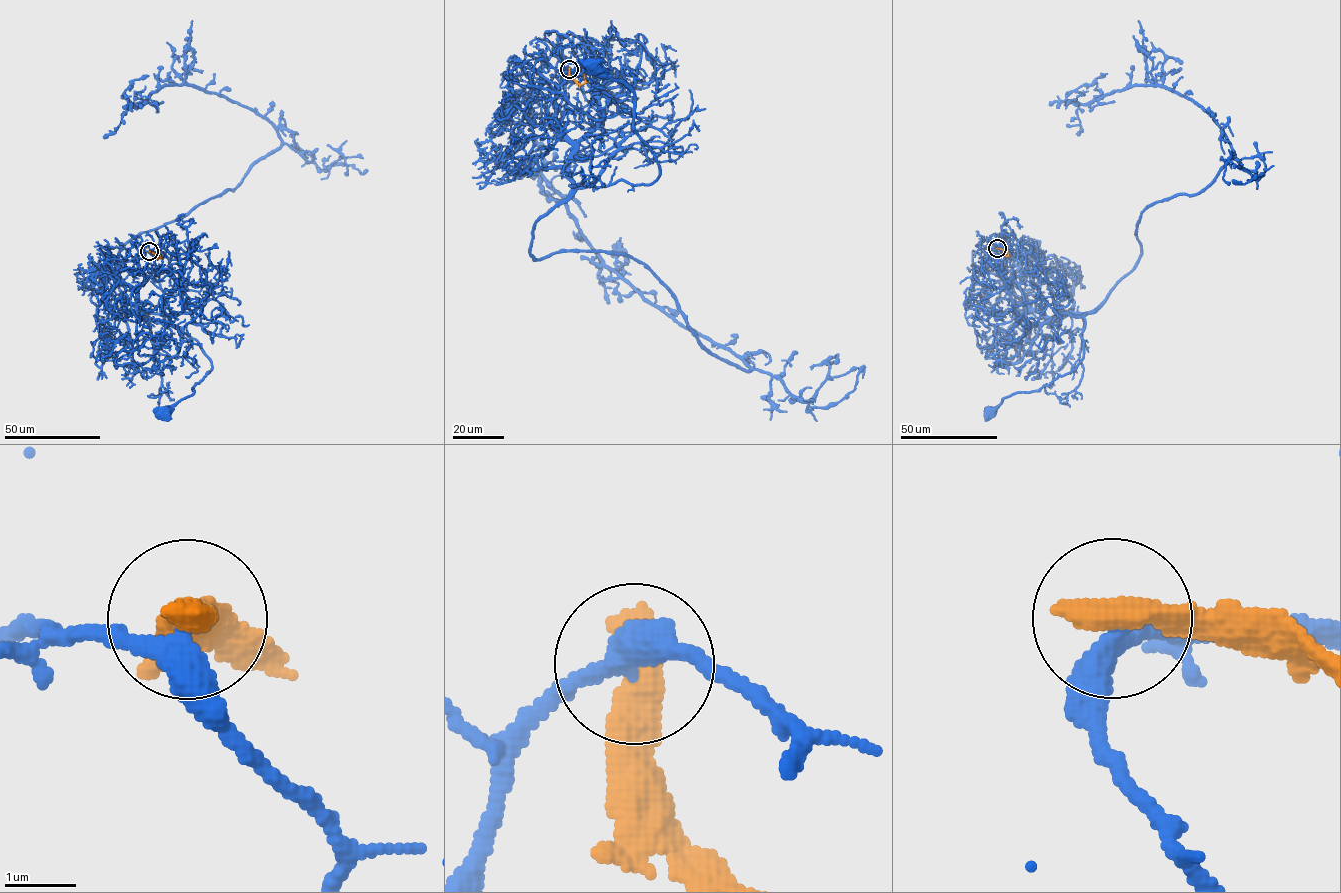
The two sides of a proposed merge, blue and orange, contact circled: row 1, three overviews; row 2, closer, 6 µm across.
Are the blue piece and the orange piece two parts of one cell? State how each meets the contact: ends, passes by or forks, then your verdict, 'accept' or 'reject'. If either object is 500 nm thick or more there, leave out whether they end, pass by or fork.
reject

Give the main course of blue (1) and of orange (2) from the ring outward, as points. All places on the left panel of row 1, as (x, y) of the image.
1: (149, 251), (122, 262), (118, 276), (137, 309), (197, 342), (211, 369), (164, 413)
2: (149, 251), (161, 258), (160, 254)

